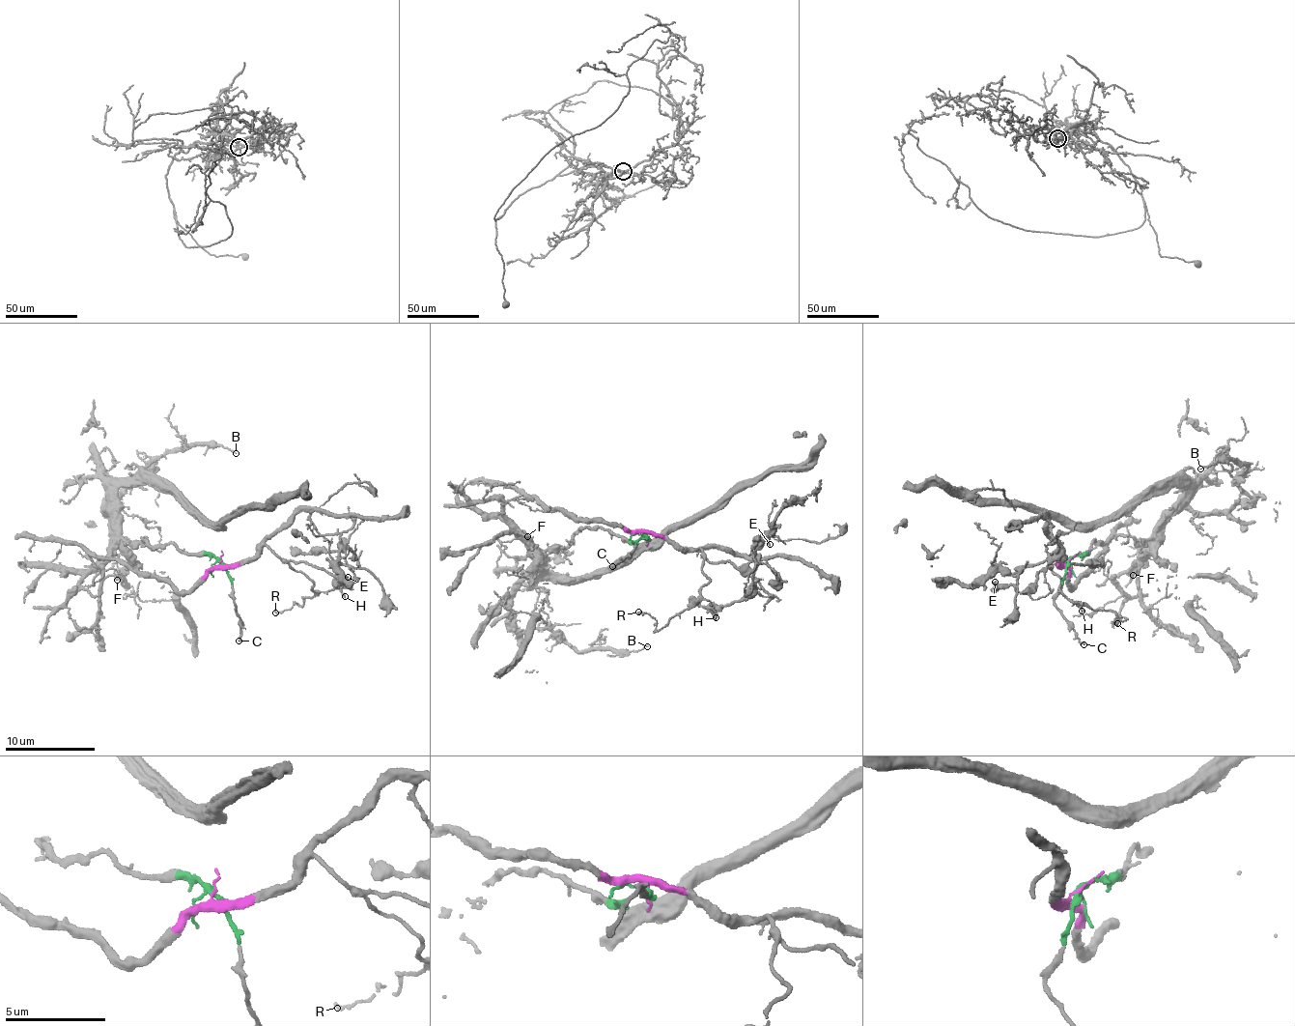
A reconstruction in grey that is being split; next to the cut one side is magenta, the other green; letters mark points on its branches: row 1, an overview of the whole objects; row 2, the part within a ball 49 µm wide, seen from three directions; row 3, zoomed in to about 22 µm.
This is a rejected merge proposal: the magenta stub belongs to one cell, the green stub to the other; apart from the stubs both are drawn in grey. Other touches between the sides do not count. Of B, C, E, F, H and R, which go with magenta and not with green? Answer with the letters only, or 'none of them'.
E, H, R

